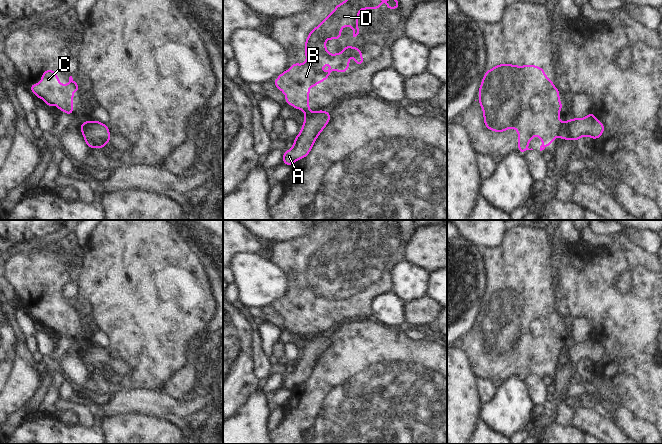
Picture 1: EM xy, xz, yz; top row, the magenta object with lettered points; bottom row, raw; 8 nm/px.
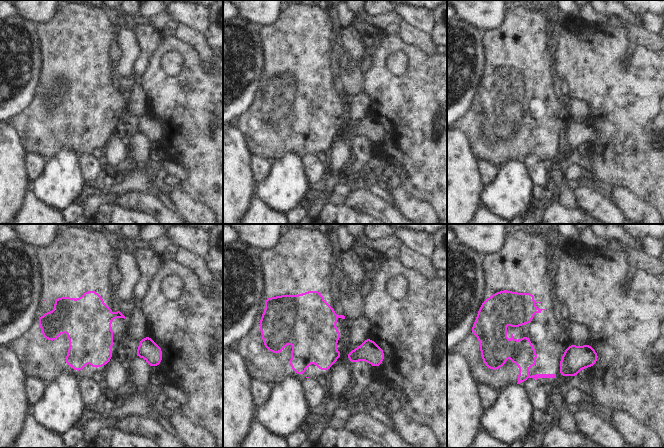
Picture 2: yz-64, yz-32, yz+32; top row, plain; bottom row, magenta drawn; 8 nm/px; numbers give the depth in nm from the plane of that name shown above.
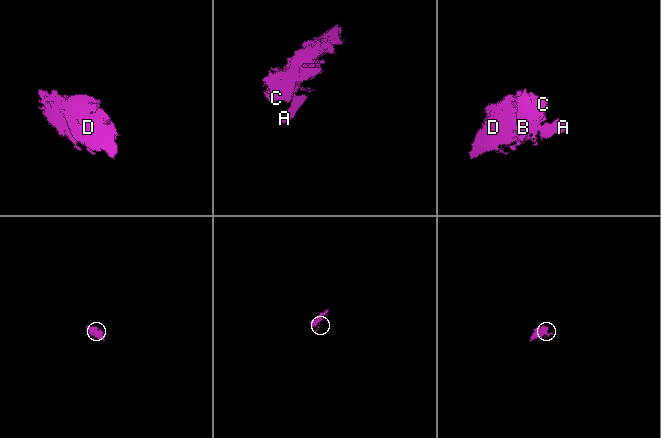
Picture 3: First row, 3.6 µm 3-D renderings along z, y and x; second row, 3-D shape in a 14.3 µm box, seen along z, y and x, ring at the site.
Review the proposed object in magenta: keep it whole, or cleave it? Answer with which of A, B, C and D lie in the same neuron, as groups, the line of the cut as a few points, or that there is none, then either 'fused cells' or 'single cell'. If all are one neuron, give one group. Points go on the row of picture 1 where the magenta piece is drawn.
A / B C D | yz (567, 122), (559, 134) | fused cells

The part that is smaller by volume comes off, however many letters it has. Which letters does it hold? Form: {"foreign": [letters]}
{"foreign": ["A"]}

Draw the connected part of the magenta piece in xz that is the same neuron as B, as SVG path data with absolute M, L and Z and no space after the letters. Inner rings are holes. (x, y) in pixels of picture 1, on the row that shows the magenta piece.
M346 0L338 4L334 11L324 19L320 25L313 29L305 43L306 63L300 65L293 63L288 71L284 71L273 82L286 94L286 104L291 104L295 109L303 109L304 115L311 114L309 110L309 86L315 89L316 83L327 81L329 75L336 68L338 73L349 69L349 58L355 56L357 66L363 65L362 52L359 48L346 46L340 54L328 55L325 47L326 39L340 39L341 28L348 25L353 28L353 37L359 34L357 20L360 9L379 9L383 0ZM331 62L331 68L326 74L321 73L322 67Z

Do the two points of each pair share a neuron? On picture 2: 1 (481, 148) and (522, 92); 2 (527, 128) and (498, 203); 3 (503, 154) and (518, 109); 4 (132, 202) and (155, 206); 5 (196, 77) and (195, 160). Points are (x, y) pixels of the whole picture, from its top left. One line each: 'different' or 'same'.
1: same
2: different
3: same
4: same
5: same

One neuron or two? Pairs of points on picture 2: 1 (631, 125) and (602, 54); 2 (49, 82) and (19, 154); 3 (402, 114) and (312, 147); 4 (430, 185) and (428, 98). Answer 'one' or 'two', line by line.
1: one
2: two
3: two
4: one

